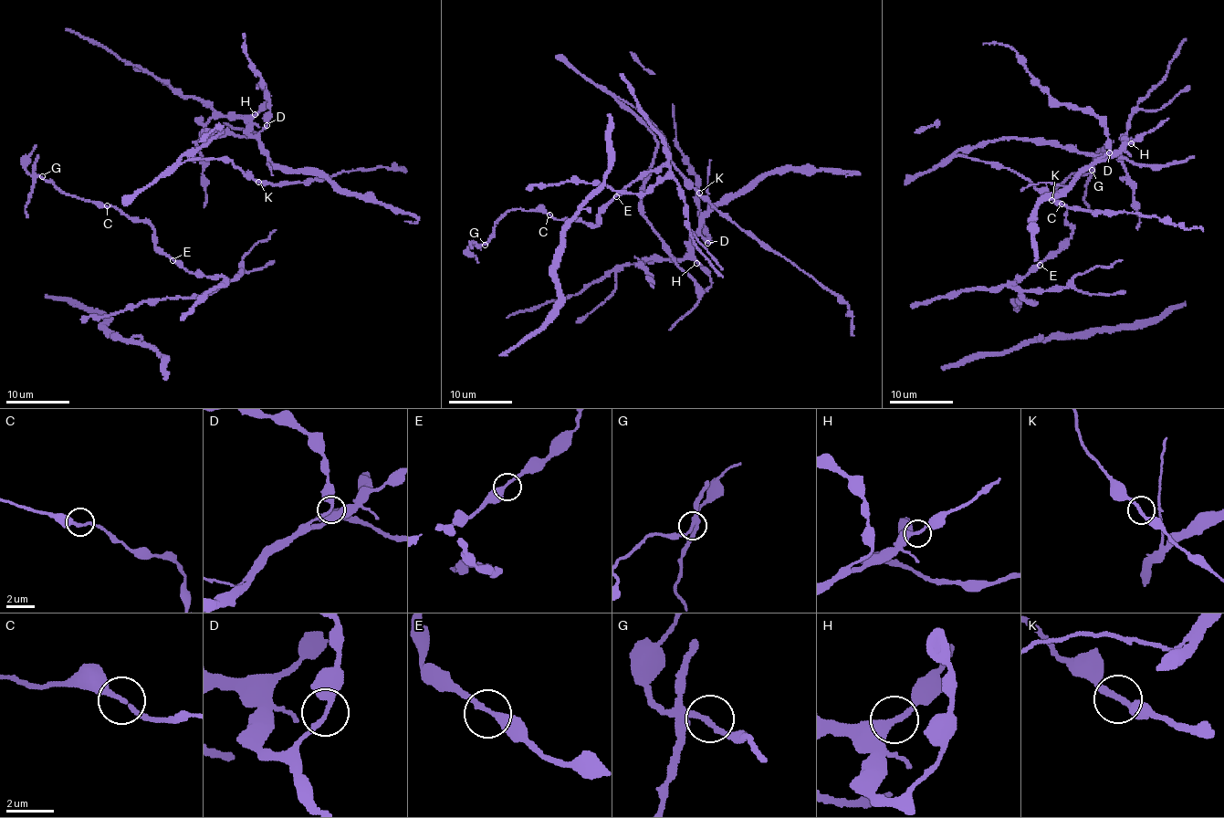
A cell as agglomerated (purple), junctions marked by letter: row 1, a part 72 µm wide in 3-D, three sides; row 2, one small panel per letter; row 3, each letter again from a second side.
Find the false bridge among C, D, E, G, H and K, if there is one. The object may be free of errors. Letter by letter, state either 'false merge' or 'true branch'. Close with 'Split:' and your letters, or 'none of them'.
C: true branch
D: true branch
E: true branch
G: true branch
H: true branch
K: true branch
Split: none of them

